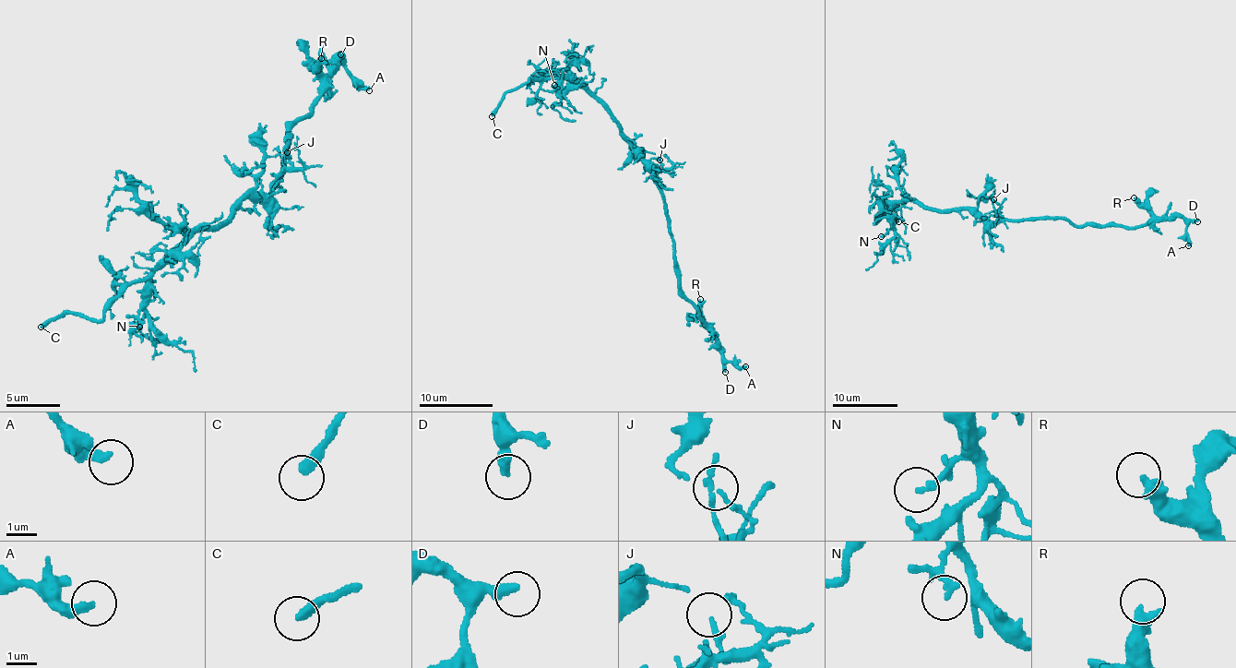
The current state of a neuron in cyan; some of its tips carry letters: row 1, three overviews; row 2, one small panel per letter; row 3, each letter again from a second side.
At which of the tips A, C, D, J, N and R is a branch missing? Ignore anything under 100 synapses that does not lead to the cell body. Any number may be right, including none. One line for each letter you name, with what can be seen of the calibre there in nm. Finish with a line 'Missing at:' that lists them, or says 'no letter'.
C: calibre 340 nm
D: calibre 360 nm
Missing at: C, D

